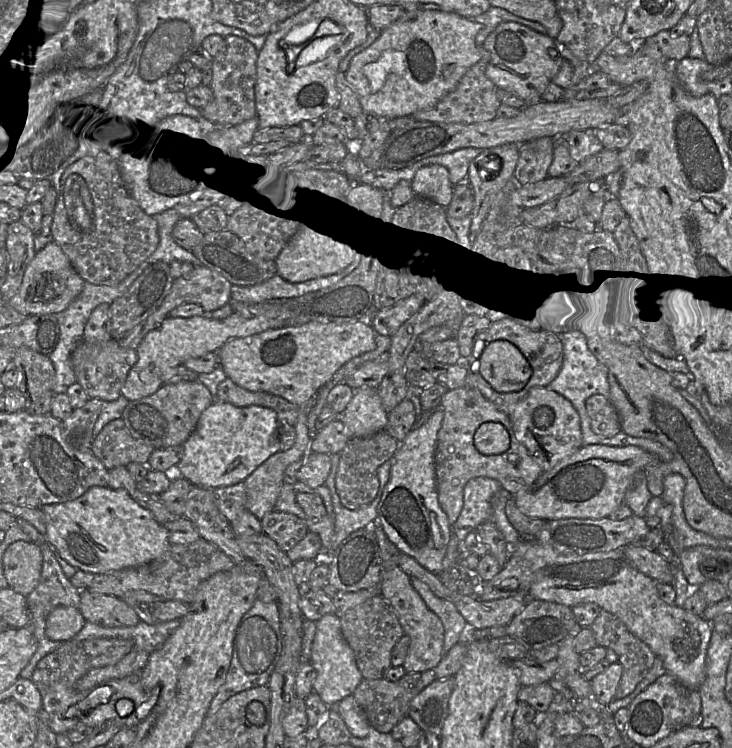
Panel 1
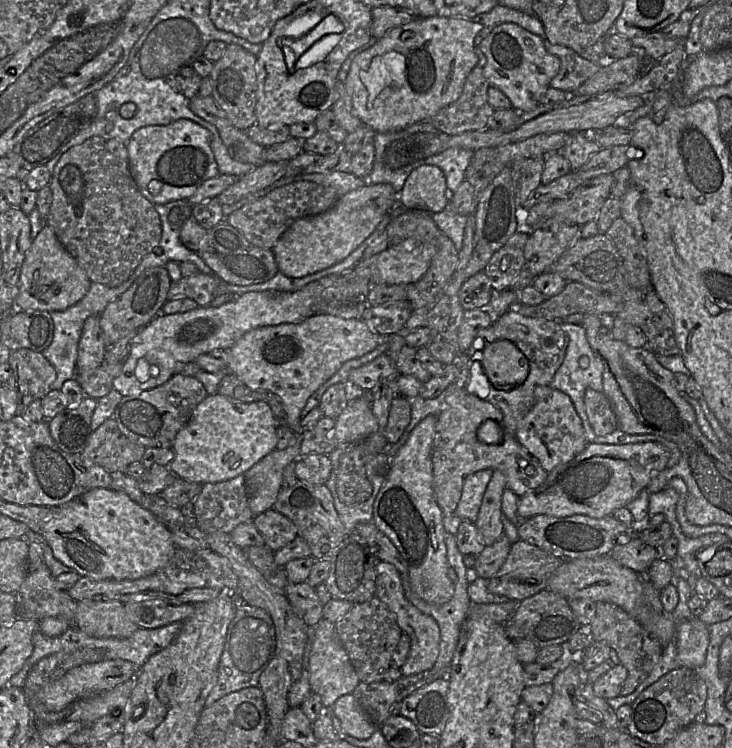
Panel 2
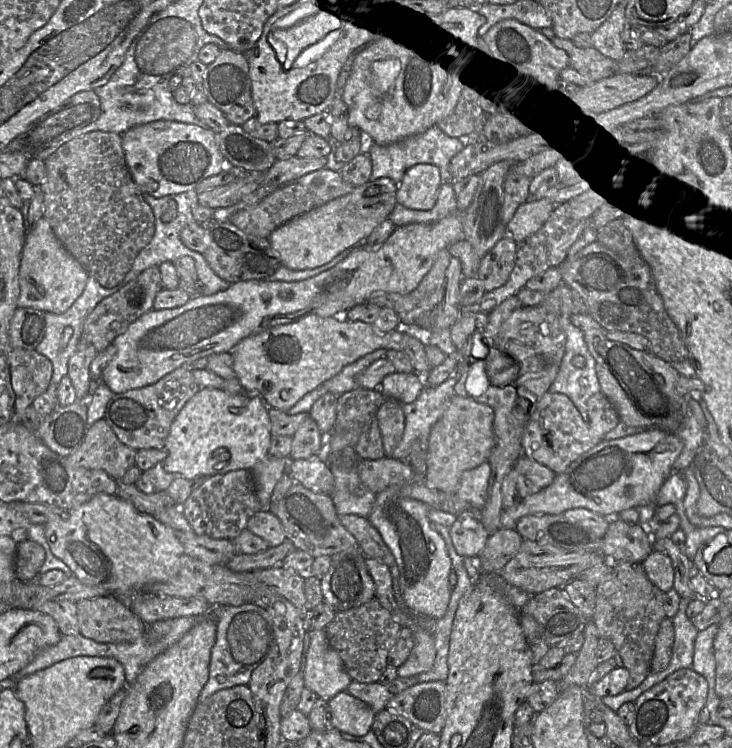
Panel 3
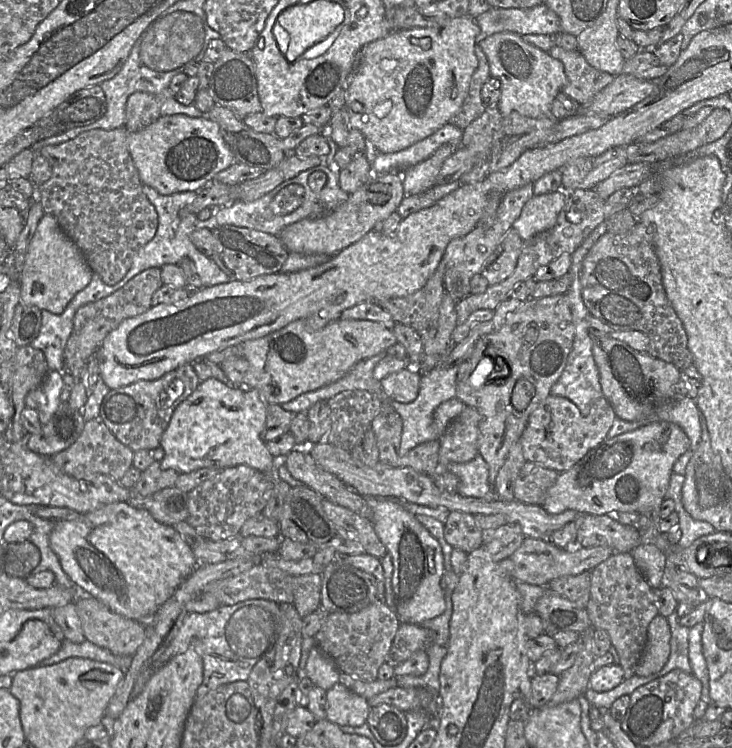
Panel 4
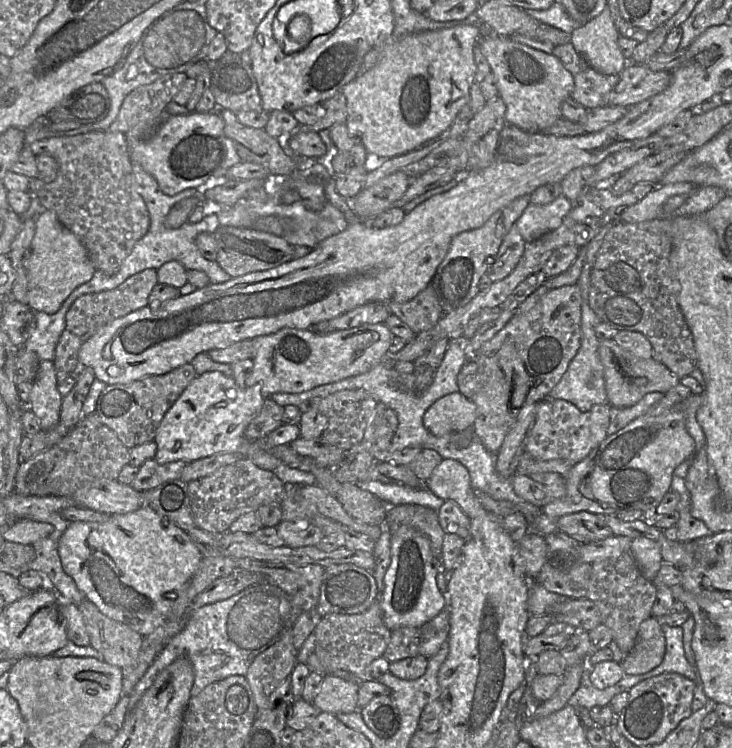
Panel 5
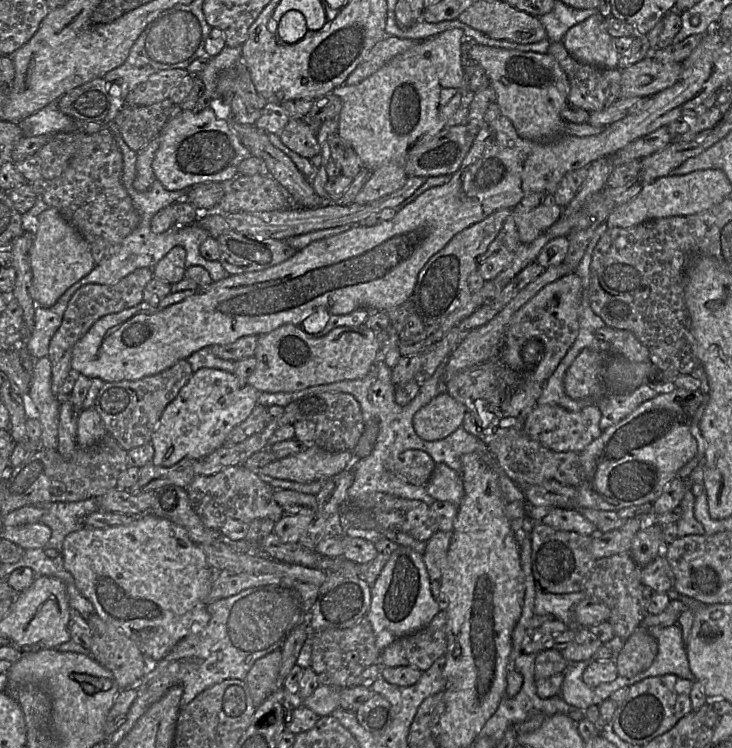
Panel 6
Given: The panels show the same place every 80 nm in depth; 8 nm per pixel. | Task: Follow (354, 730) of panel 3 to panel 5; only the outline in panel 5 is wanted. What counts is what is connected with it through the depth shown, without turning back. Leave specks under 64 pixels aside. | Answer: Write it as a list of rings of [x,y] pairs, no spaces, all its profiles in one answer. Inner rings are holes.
[[[324,676],[312,704],[320,712],[332,714],[359,711],[357,705],[359,685],[336,676]]]

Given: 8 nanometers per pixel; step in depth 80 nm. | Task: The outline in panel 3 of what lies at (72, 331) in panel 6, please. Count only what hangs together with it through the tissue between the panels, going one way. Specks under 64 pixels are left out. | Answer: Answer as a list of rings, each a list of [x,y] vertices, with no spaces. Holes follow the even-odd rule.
[[[150,267],[113,295],[99,302],[86,317],[81,338],[102,352],[114,339],[123,334],[130,324],[153,309],[156,295],[164,289],[160,269]]]

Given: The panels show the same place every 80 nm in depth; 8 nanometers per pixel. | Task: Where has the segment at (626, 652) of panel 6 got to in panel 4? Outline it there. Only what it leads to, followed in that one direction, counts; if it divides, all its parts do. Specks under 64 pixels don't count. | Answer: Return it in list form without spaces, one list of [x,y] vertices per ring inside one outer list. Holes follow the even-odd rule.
[[[657,615],[648,627],[647,643],[635,668],[636,676],[659,672],[670,655],[671,631],[666,617]]]

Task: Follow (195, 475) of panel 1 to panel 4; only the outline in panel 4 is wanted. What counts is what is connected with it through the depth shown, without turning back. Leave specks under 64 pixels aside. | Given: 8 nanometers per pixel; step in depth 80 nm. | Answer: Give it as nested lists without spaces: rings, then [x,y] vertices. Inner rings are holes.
[[[216,378],[201,381],[198,387],[174,410],[160,445],[165,451],[160,461],[162,470],[174,469],[179,474],[200,468],[224,469],[237,465],[247,465],[264,473],[275,468],[275,457],[269,452],[261,438],[267,417],[267,404],[257,389],[227,385]]]

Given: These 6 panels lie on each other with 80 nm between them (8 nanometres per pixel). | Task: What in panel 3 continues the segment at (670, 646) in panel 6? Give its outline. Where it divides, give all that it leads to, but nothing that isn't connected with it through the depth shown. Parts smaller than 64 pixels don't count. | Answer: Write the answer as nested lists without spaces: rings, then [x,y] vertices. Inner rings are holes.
[[[681,598],[677,612],[670,618],[674,629],[674,642],[671,659],[667,667],[660,672],[650,673],[649,679],[642,682],[641,686],[638,687],[639,693],[643,693],[678,669],[692,667],[694,642],[699,630],[686,615],[686,608],[690,599]]]

